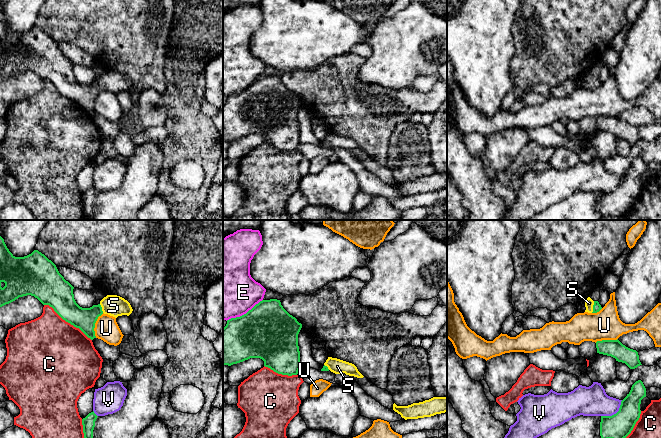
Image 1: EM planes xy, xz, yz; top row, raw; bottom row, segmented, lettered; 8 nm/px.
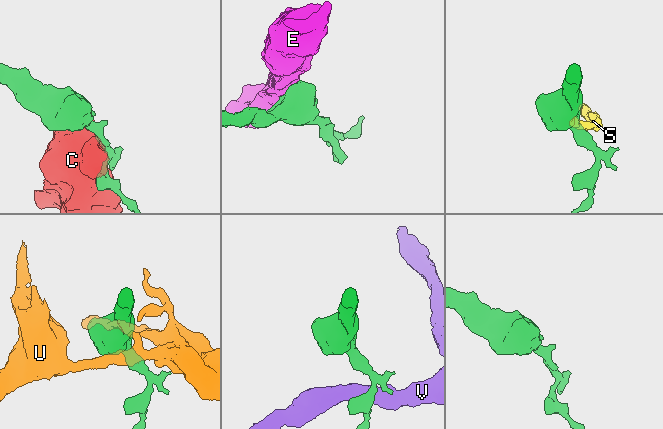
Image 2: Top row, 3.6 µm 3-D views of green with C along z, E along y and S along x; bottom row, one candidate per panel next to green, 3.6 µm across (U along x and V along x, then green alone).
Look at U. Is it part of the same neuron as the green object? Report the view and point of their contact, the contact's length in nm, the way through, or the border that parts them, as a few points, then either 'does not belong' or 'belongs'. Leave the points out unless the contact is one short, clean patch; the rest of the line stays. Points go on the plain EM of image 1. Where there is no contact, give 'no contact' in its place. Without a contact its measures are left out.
contact xy (94, 101); length 220 nm; border xy (103, 89), (95, 99), (95, 113); does not belong

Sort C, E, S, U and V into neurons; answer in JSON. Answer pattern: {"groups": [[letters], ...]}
{"groups": [["C"], ["E"], ["S"], ["U"], ["V"]]}

